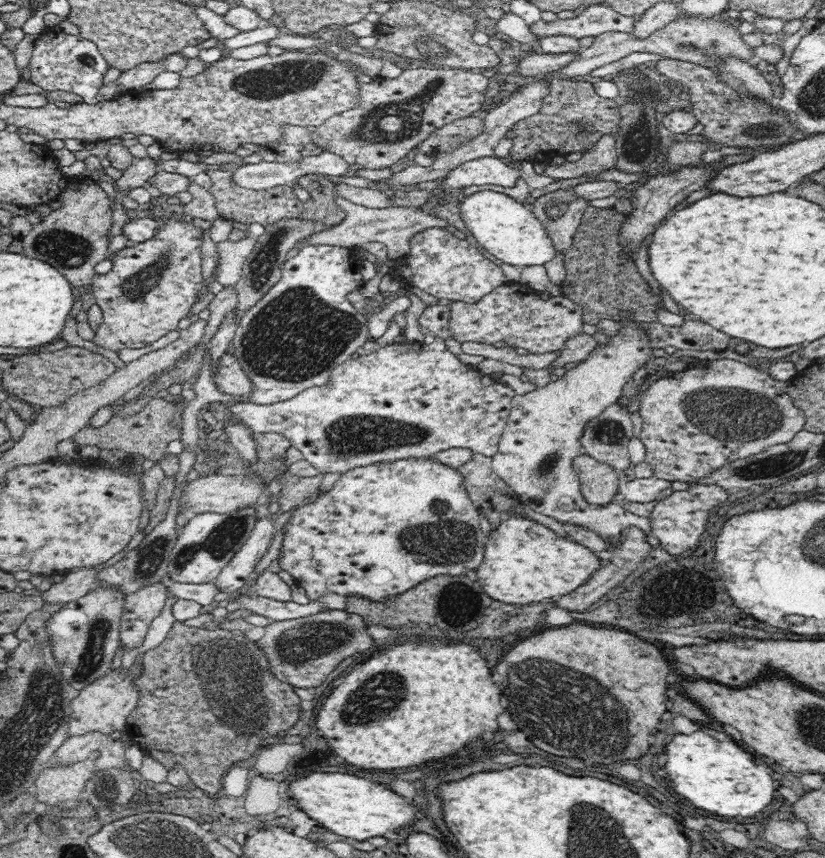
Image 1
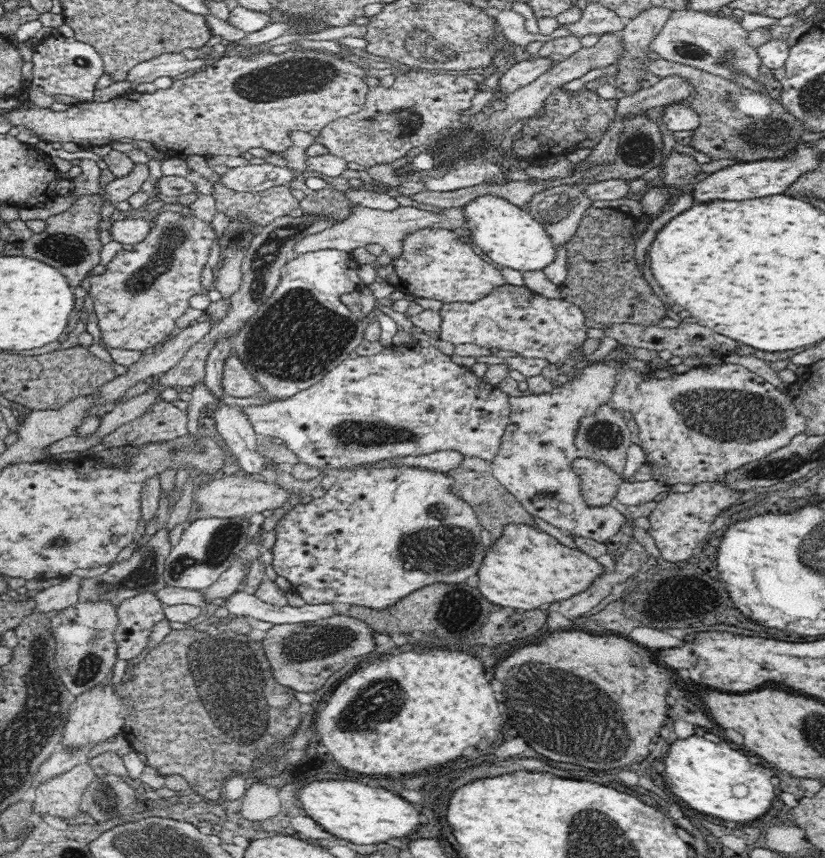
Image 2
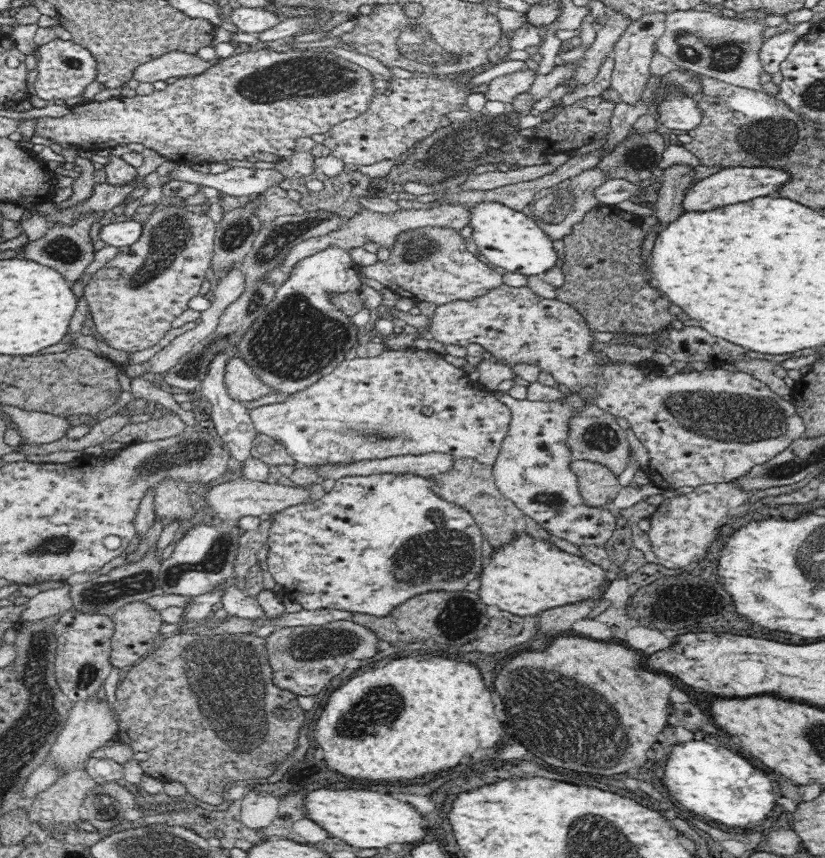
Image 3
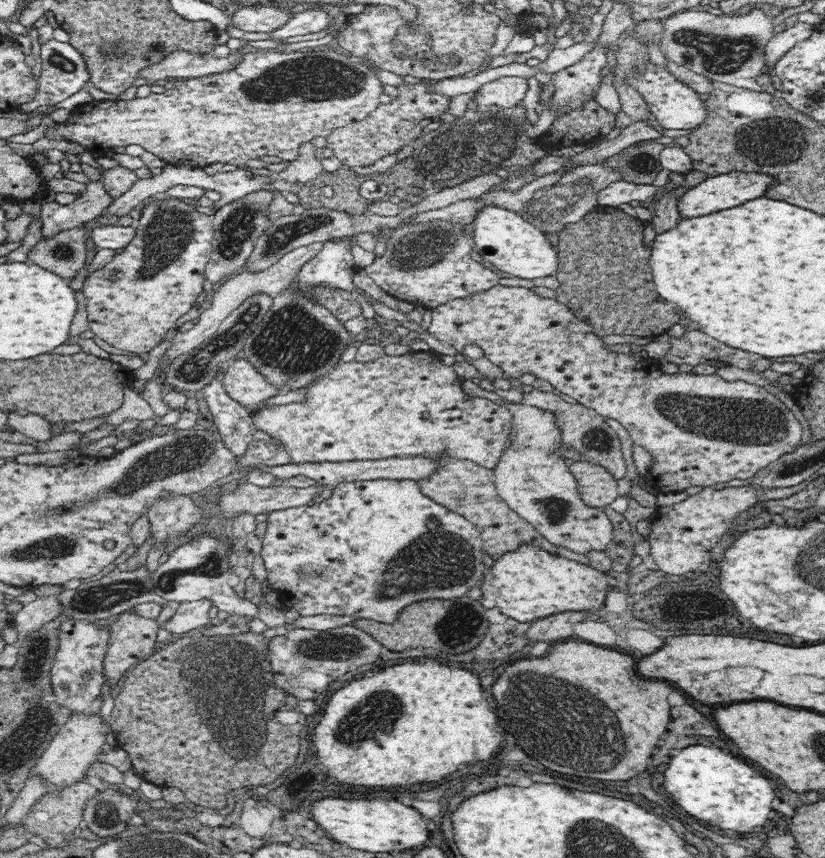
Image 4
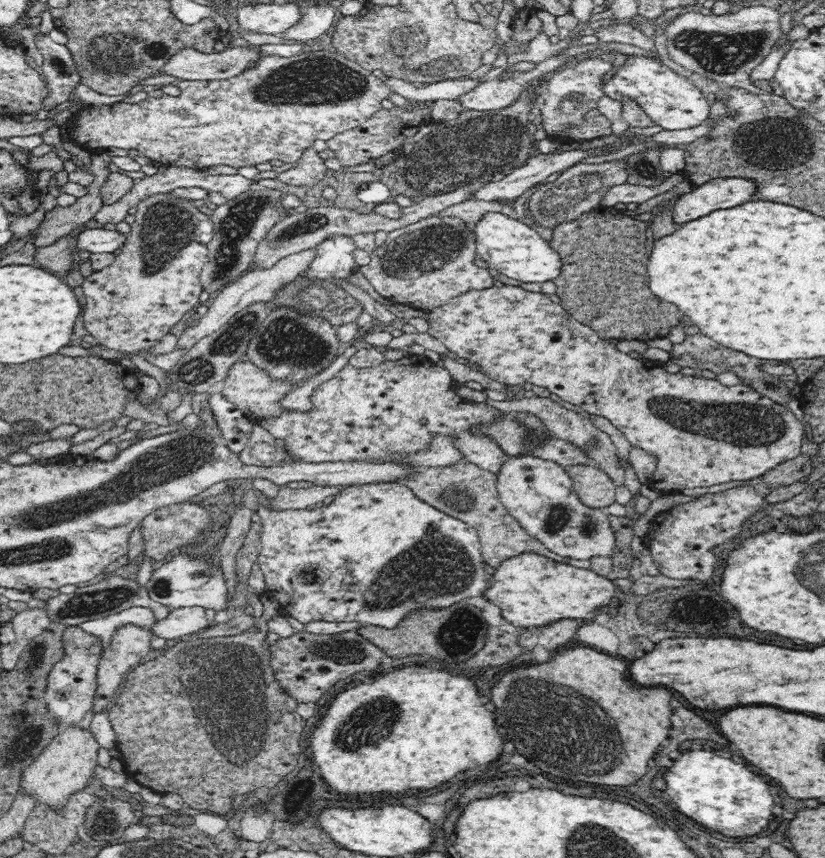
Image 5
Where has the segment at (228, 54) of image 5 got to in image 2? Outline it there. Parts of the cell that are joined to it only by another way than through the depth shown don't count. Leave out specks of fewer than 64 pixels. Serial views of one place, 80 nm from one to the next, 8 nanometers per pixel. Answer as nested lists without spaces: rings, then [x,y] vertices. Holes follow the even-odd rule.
[[[163,53],[132,67],[127,80],[134,84],[146,84],[163,76],[176,78],[183,72],[200,71],[207,63],[202,56],[189,60],[182,53]]]

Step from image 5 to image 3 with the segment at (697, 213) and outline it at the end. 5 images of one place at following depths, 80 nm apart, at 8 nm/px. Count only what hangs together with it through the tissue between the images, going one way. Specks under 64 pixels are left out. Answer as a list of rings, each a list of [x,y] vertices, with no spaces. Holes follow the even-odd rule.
[[[728,167],[694,182],[681,202],[684,212],[708,212],[726,204],[738,204],[758,197],[773,196],[791,178],[791,173],[772,167]]]

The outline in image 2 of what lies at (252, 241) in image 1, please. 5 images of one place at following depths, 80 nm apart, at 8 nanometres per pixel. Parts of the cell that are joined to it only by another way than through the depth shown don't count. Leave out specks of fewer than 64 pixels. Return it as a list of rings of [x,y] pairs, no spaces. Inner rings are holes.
[[[229,249],[225,252],[224,265],[216,276],[215,289],[221,294],[222,299],[230,299],[240,288],[243,281],[241,262],[245,249]]]

